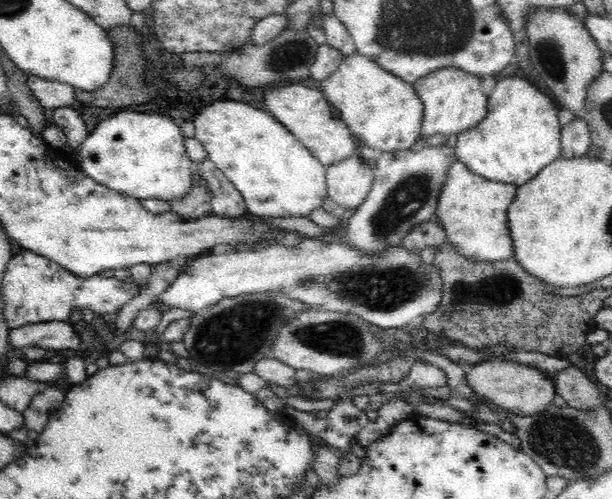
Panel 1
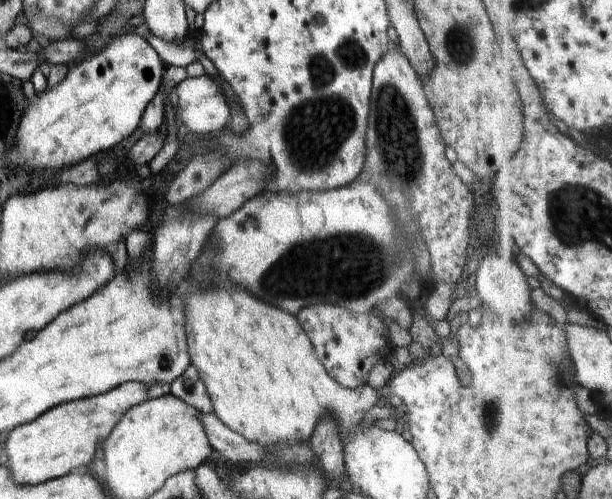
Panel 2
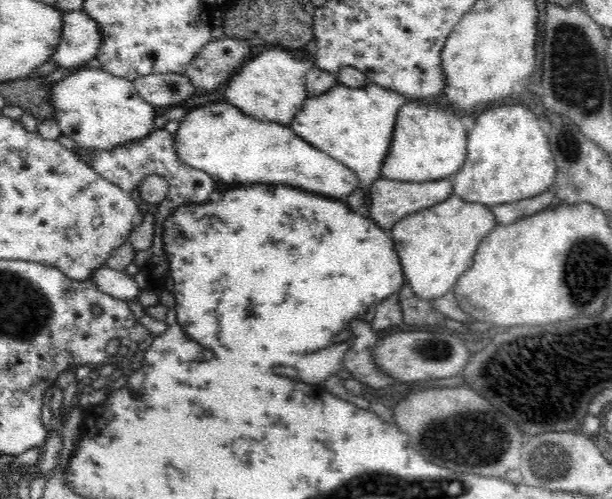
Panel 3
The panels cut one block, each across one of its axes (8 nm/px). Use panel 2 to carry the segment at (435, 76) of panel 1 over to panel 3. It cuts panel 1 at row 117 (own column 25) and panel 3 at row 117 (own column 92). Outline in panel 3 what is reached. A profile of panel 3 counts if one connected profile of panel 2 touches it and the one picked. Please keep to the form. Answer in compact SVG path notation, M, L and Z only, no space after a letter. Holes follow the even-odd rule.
M410 99L398 110L397 119L394 125L390 150L386 154L386 160L380 170L381 178L393 179L399 182L428 182L439 179L451 178L462 168L467 158L467 140L469 133L462 125L458 111L454 115L448 111L448 106L436 107L431 99L420 100Z

